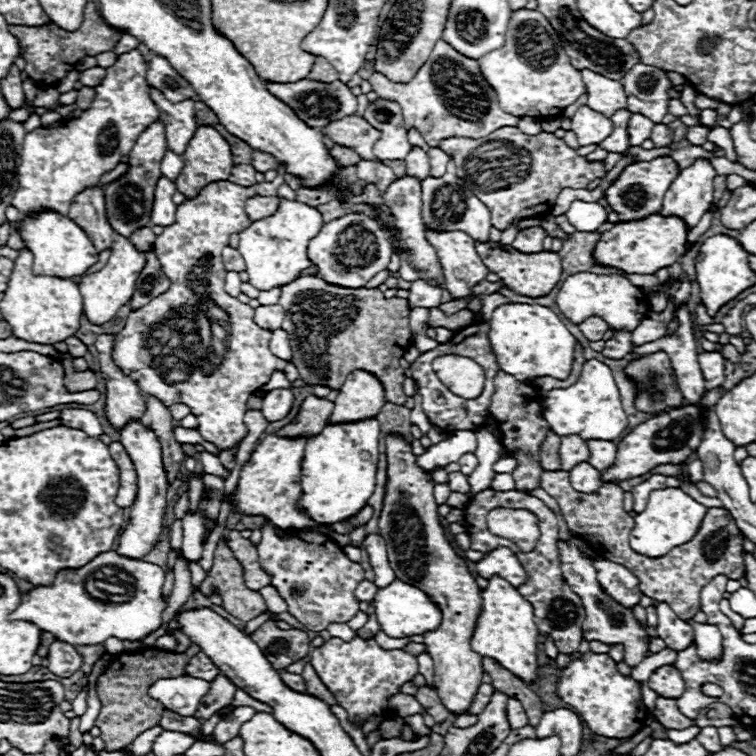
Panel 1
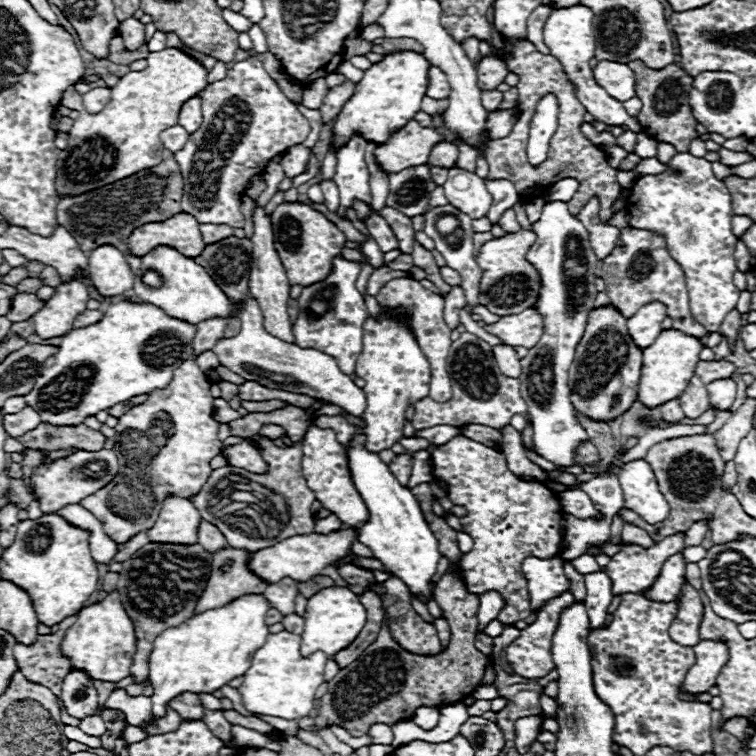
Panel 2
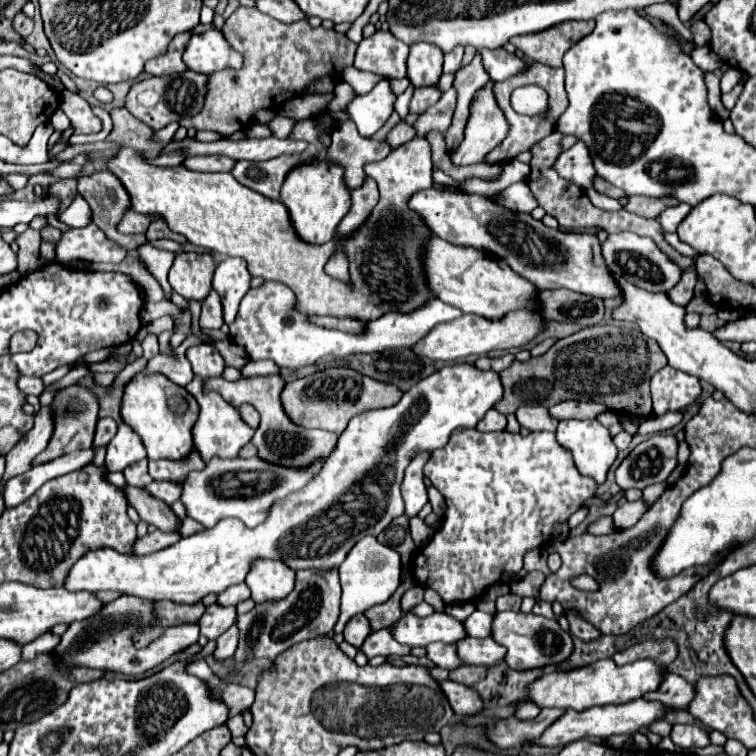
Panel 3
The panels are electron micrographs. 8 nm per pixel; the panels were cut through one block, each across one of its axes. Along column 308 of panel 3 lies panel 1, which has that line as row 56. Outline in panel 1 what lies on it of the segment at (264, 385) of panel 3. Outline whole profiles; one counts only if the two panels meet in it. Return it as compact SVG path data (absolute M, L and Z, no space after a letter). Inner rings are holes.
M442 40L434 46L426 64L408 84L394 84L382 74L372 74L370 84L380 98L400 104L406 130L416 128L430 146L452 136L478 140L502 126L518 126L518 118L500 110L498 98L492 86L484 80L478 62L458 54Z

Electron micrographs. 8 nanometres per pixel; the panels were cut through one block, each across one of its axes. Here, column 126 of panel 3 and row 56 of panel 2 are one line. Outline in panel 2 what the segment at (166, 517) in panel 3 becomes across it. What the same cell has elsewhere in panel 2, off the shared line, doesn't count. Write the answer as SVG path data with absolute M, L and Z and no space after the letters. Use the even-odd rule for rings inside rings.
M488 54L476 66L476 74L478 74L478 88L480 90L494 90L508 76L508 68L500 56Z

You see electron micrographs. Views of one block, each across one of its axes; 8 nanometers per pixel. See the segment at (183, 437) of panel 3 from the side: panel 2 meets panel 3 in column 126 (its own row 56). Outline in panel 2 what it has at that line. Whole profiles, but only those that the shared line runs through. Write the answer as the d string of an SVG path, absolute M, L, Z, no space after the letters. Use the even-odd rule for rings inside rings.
M412 50L390 52L380 62L364 70L364 78L356 84L352 98L346 102L346 106L342 106L336 118L332 144L342 148L354 132L360 132L366 140L376 144L386 142L394 130L406 126L406 122L410 122L416 112L420 112L420 102L428 88L428 70L430 62L424 58L424 54Z

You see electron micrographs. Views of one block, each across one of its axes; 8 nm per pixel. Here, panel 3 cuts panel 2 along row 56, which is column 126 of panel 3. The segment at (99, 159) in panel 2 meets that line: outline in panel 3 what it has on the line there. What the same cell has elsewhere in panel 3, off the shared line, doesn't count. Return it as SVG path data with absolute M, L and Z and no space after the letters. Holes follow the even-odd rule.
M416 136L404 146L394 148L388 158L366 164L364 168L380 188L380 202L368 222L344 242L354 288L324 274L324 264L336 250L336 238L324 246L302 242L282 202L252 192L230 172L202 174L190 172L186 166L154 166L142 160L132 148L118 150L112 158L106 158L104 164L122 182L136 212L160 214L174 232L184 234L194 246L244 258L252 276L286 284L296 294L296 310L302 314L350 316L370 322L390 310L412 312L432 298L420 260L424 240L430 238L432 232L422 218L408 208L408 200L414 192L432 186L432 158L426 138Z

